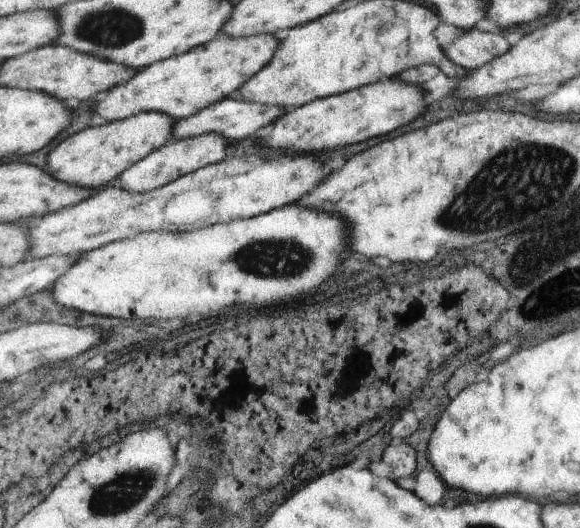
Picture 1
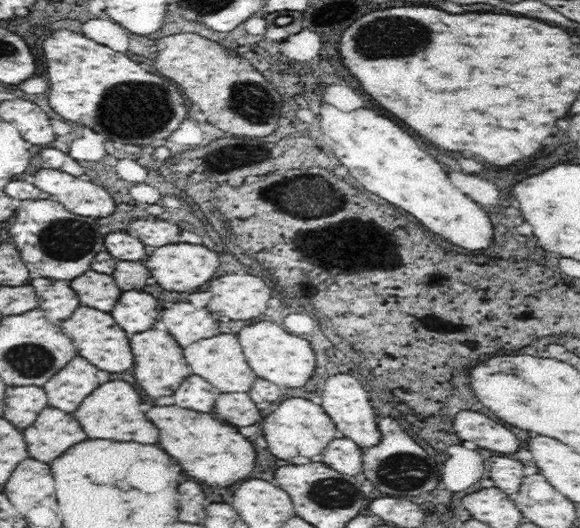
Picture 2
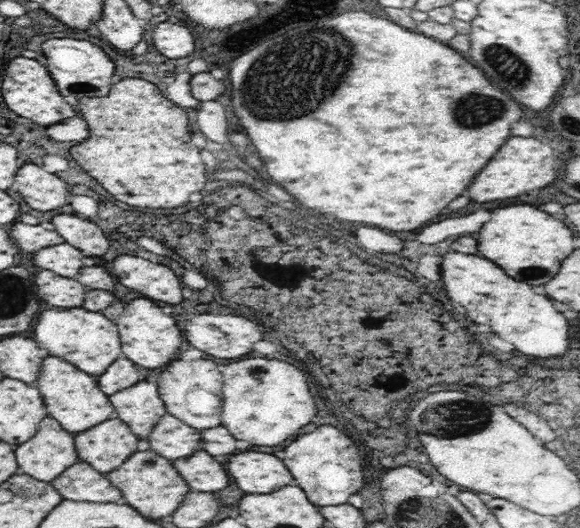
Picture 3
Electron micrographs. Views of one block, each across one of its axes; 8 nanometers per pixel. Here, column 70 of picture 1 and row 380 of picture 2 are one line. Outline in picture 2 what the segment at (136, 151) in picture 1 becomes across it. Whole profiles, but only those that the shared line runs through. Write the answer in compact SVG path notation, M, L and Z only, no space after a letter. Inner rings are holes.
M146 330L142 334L130 336L130 346L134 354L134 378L138 386L144 390L146 396L150 398L160 398L160 396L172 396L178 386L192 376L190 364L184 360L184 348L176 342L174 336L170 336L164 330Z

